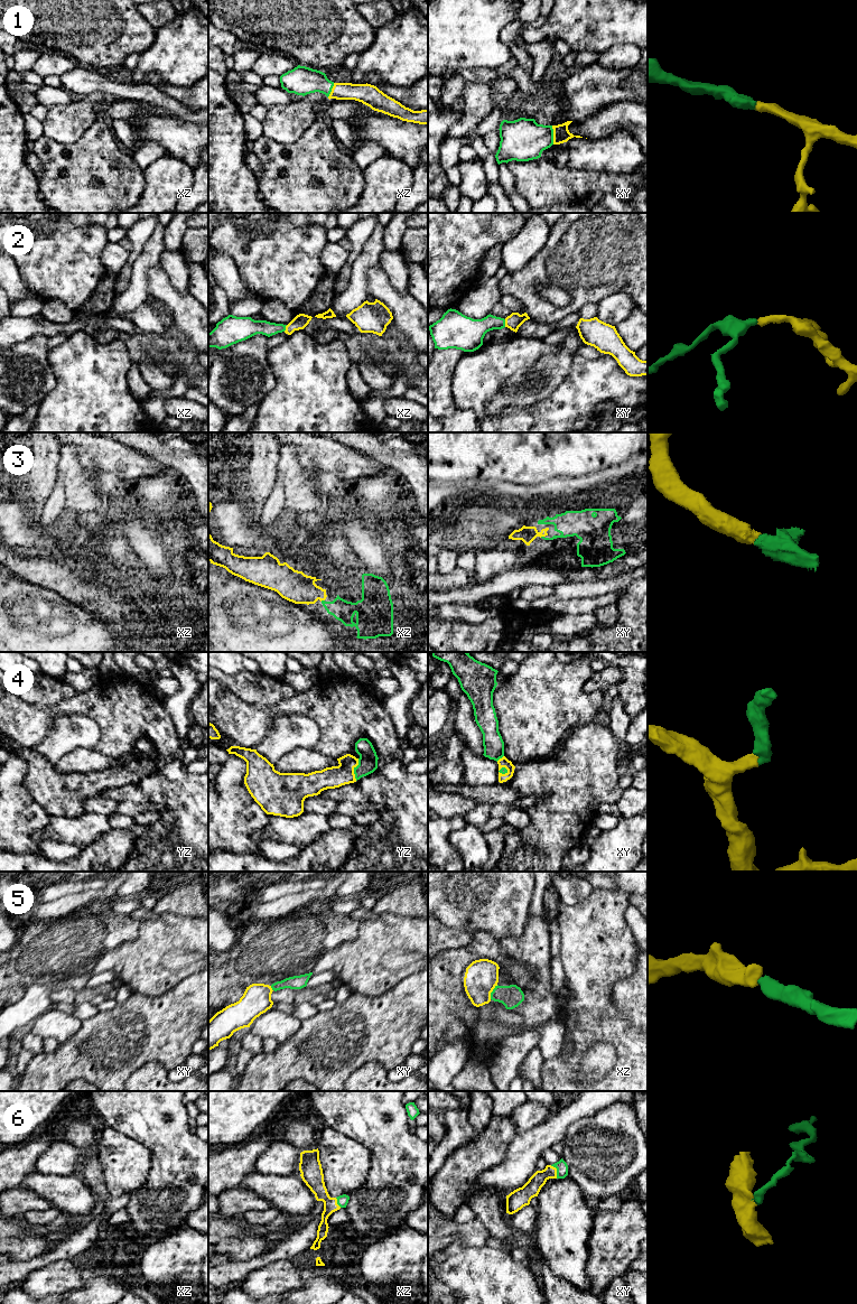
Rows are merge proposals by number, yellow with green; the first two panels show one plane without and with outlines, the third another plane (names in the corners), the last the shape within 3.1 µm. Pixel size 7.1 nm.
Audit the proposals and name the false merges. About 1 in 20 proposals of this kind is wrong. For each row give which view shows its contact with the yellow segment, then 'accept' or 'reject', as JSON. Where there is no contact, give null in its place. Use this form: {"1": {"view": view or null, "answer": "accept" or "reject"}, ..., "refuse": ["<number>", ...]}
{"1": {"view": "xy", "answer": "accept"}, "2": {"view": "xy", "answer": "accept"}, "3": {"view": "xz", "answer": "accept"}, "4": {"view": "yz", "answer": "accept"}, "5": {"view": "xz", "answer": "accept"}, "6": {"view": "xy", "answer": "accept"}, "refuse": []}

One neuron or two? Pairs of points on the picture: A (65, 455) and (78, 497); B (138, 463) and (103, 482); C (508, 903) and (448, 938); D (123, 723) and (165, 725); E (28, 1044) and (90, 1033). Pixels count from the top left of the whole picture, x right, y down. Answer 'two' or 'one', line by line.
A: one
B: two
C: two
D: one
E: two

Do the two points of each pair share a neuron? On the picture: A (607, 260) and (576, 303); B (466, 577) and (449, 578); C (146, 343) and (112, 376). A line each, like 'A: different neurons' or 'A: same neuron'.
A: same neuron
B: same neuron
C: different neurons

